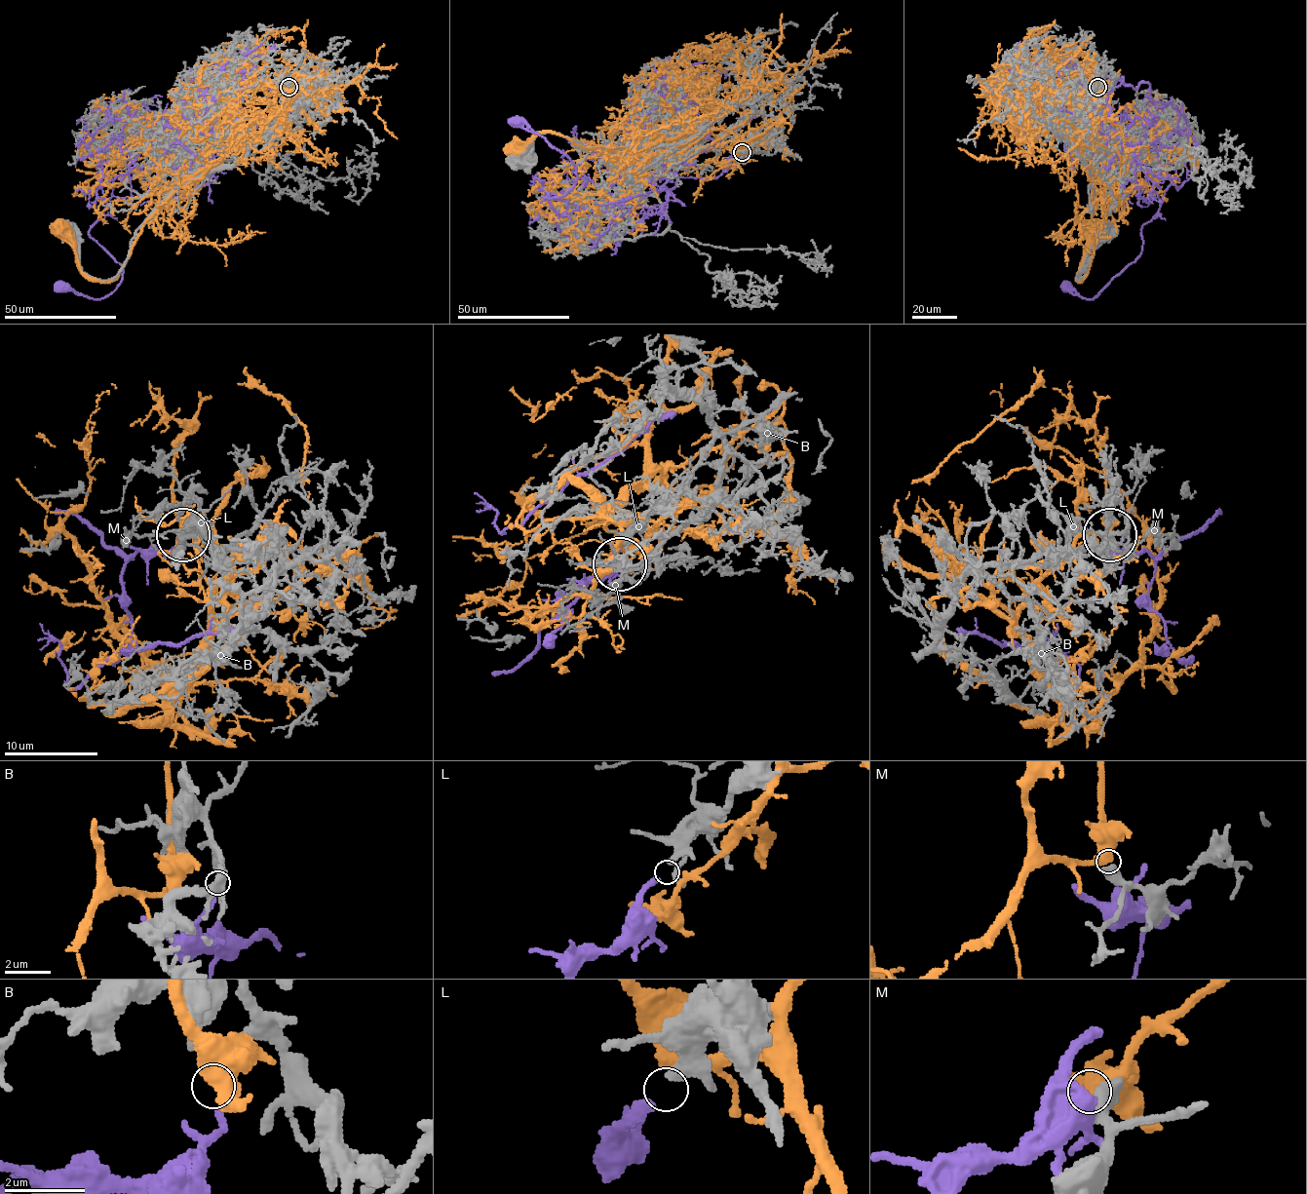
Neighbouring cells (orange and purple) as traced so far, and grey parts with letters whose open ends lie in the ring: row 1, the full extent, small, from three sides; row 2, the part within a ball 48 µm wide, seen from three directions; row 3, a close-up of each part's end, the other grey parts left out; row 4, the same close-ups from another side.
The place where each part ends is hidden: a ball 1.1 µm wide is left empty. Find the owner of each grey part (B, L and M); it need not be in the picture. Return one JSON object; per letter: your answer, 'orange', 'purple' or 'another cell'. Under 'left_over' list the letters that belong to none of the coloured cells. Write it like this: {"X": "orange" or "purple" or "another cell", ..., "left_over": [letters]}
{"B": "another cell", "L": "purple", "M": "orange", "left_over": ["B"]}

